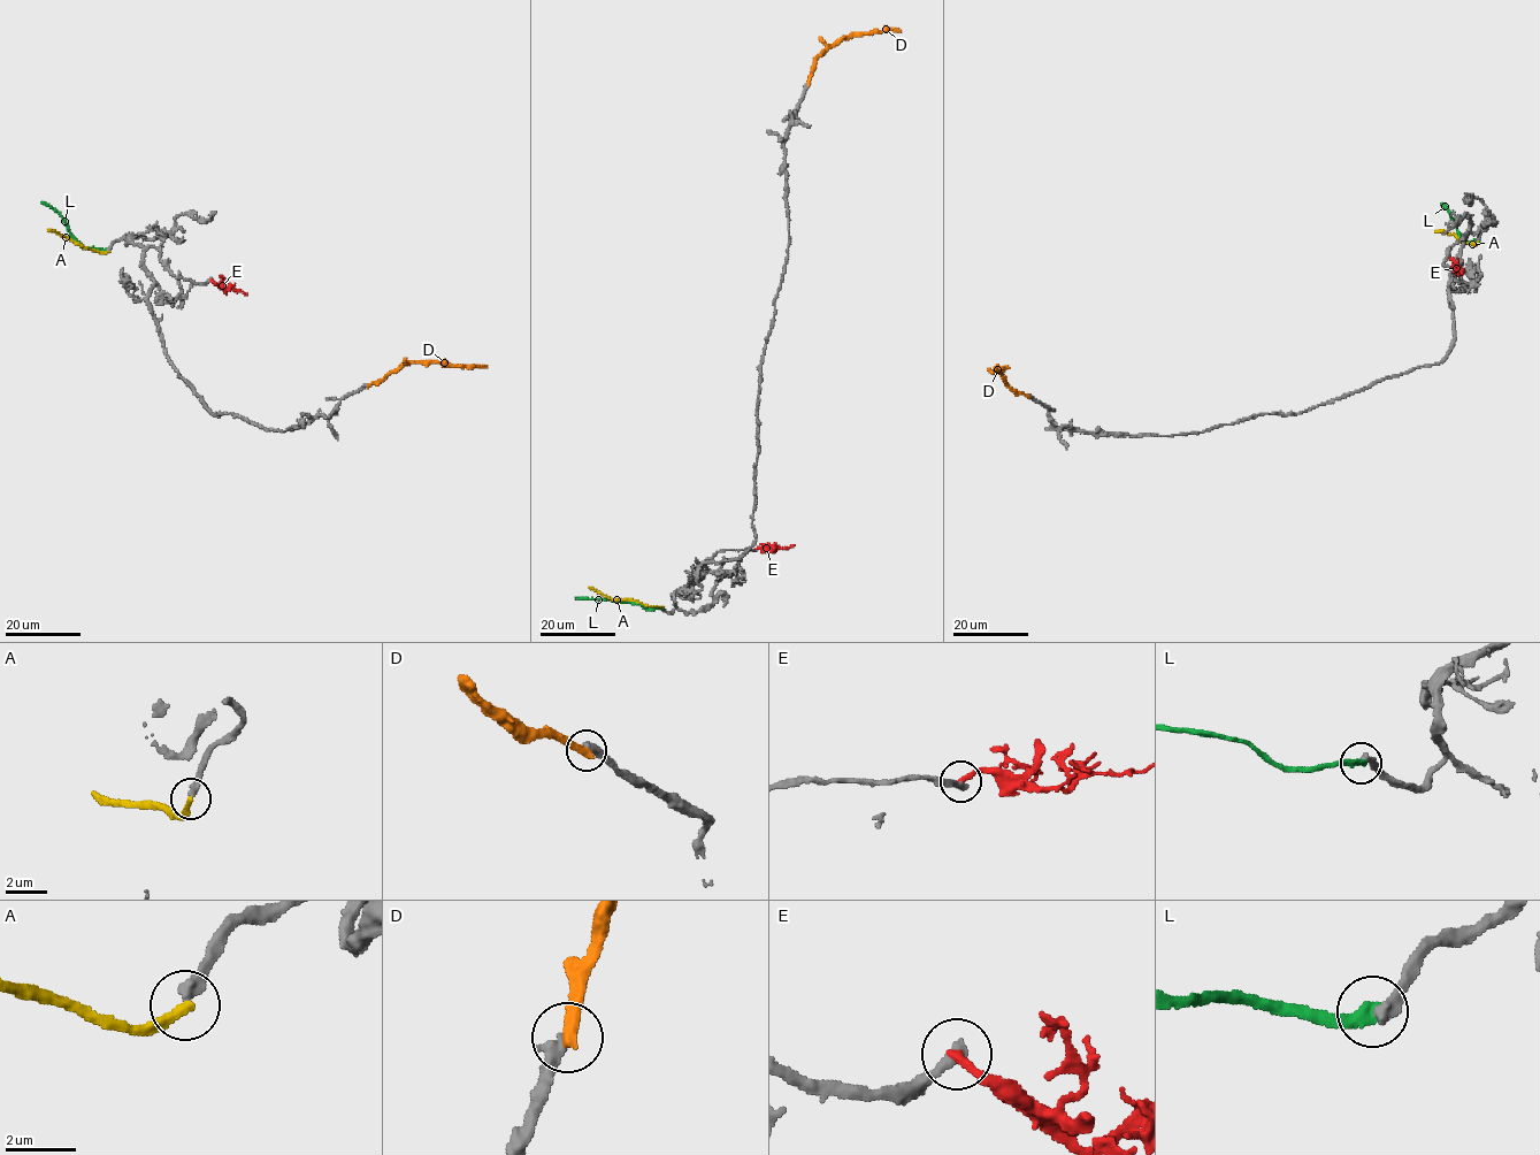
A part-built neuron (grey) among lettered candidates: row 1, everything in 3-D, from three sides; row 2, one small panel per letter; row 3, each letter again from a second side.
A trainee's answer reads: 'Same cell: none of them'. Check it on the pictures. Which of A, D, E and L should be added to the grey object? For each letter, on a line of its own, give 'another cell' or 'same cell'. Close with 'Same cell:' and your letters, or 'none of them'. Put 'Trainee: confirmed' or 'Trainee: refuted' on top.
Trainee: confirmed
A: another cell
D: another cell
E: another cell
L: another cell
Same cell: none of them

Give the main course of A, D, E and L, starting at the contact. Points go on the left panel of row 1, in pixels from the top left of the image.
A: (108, 251), (99, 253), (48, 228)
D: (368, 385), (414, 362), (487, 366)
E: (211, 280), (224, 290), (246, 295)
L: (108, 249), (81, 246), (56, 211), (40, 203)

